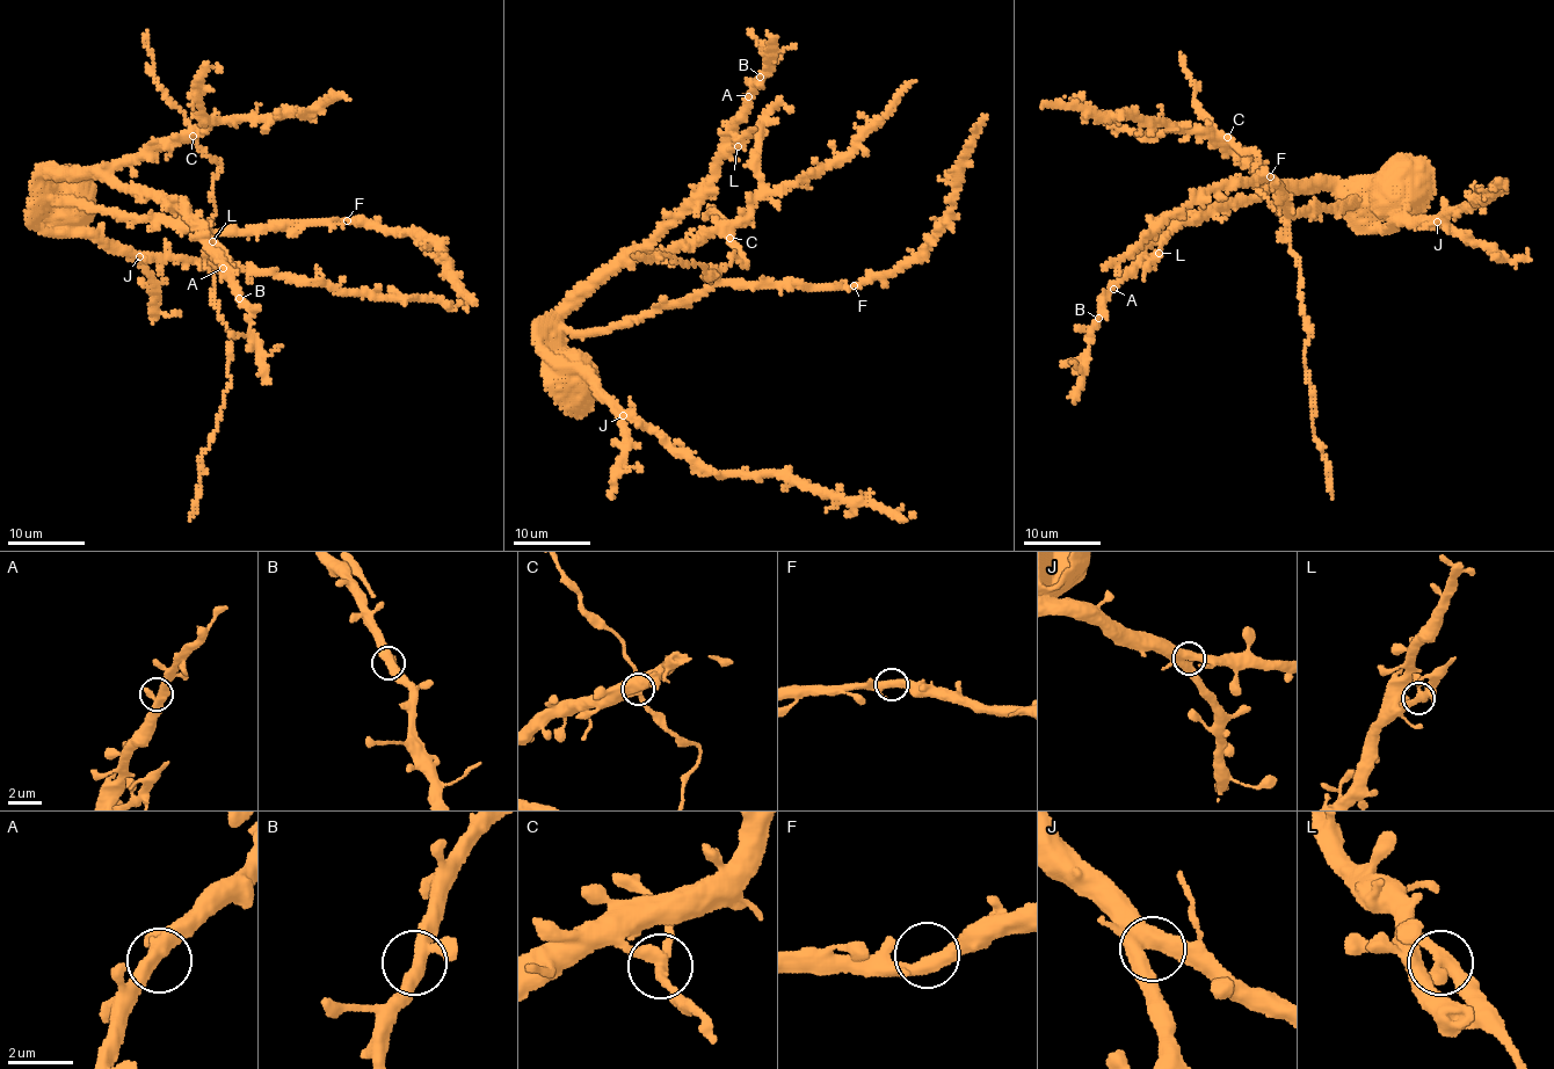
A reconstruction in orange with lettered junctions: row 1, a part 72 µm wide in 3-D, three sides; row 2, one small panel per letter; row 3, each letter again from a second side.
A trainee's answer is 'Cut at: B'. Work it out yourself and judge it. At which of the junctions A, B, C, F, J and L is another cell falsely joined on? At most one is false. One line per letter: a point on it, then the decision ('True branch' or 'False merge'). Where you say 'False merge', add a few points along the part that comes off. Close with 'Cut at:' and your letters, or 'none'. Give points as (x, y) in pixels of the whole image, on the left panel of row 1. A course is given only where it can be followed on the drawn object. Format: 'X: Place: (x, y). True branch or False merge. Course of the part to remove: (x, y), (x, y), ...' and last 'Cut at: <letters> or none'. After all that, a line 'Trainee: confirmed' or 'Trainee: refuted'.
A: Place: (223, 268). True branch
B: Place: (239, 298). True branch
C: Place: (193, 136). True branch
F: Place: (347, 220). True branch
J: Place: (139, 256). True branch
L: Place: (212, 241). True branch
Cut at: none
Trainee: refuted

